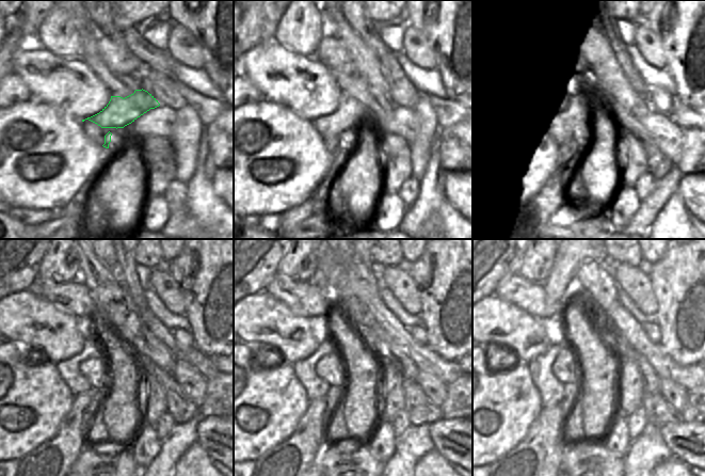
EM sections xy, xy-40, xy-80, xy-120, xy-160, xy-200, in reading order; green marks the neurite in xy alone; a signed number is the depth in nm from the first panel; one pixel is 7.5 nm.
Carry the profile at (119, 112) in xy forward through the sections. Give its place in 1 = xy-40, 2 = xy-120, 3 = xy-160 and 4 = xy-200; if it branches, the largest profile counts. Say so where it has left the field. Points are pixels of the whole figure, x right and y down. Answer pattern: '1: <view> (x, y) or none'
1: xy-40 (351, 113)
2: xy-120 (68, 369)
3: xy-160 (305, 370)
4: xy-200 (550, 390)

